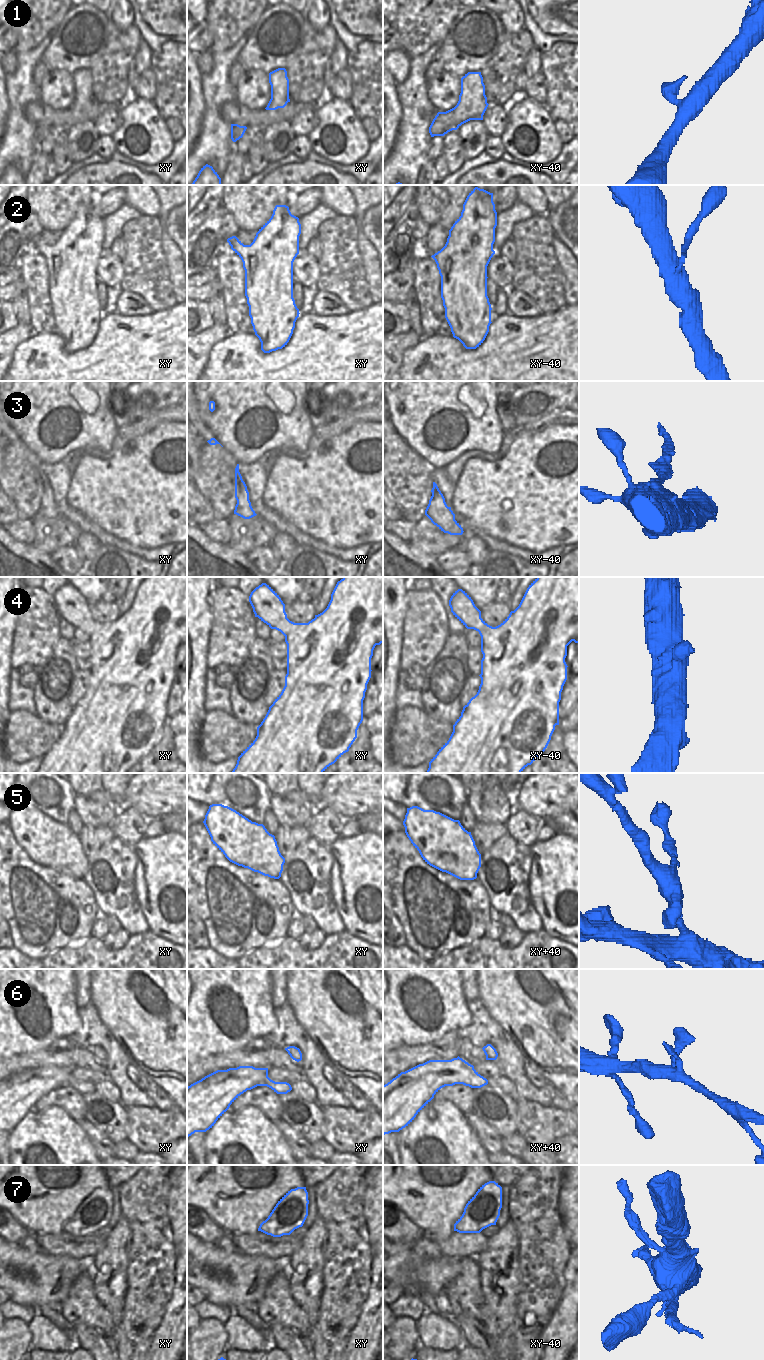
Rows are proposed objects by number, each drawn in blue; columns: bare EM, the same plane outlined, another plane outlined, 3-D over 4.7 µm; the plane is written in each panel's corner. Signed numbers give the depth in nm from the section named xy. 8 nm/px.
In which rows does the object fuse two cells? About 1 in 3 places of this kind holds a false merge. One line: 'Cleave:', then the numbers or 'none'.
Cleave: 3

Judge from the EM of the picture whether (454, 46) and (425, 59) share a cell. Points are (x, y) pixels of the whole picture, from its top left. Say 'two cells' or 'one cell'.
two cells

